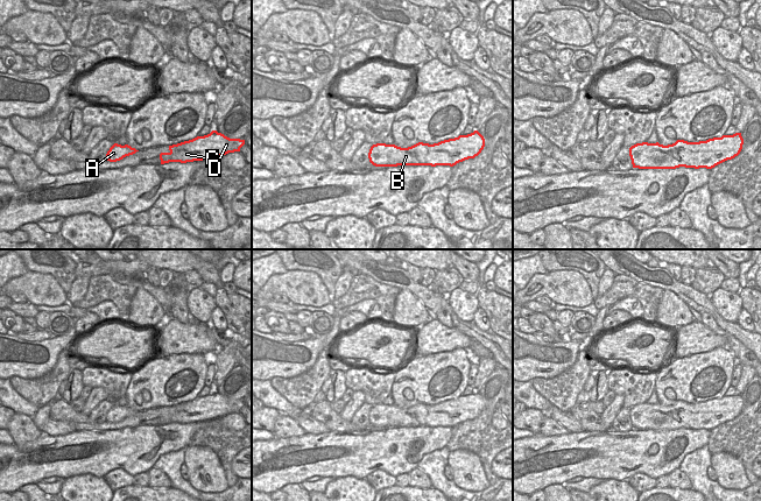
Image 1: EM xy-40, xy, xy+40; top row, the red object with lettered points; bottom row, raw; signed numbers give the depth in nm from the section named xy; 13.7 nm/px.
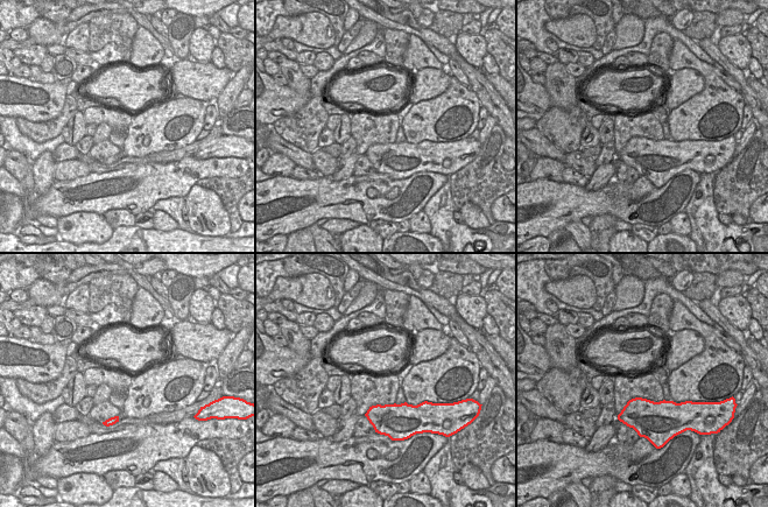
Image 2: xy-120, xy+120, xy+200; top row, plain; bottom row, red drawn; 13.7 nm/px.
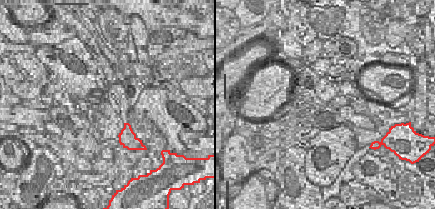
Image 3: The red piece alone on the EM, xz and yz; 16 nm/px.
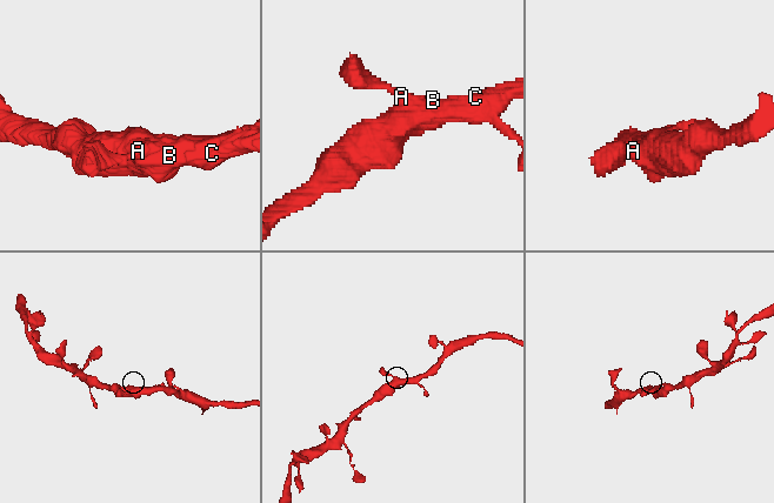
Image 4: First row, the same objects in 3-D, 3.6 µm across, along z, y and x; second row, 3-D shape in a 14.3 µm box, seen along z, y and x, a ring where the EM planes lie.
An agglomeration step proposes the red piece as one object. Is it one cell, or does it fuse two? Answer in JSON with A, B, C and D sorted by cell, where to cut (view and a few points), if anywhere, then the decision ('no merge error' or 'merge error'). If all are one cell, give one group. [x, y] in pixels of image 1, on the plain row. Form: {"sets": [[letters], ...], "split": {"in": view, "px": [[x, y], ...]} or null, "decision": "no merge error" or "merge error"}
{"sets": [["A", "B", "C", "D"]], "split": null, "decision": "no merge error"}

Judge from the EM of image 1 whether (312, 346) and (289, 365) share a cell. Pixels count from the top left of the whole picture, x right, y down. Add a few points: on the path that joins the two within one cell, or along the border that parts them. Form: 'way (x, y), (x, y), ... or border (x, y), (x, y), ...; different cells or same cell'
way (312, 354), (309, 361), (297, 364); same cell

